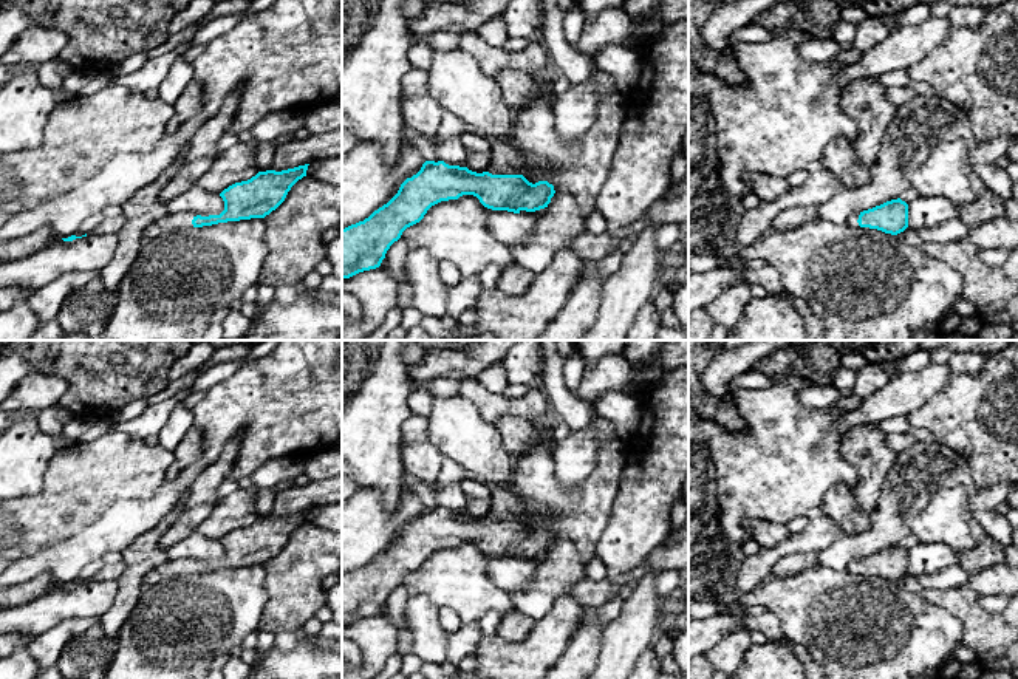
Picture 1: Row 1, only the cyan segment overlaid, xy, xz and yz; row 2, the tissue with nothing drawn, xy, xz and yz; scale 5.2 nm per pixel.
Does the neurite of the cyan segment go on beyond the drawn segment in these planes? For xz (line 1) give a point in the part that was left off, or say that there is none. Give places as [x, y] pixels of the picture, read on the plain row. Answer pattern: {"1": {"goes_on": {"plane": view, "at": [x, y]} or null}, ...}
{"1": {"goes_on": {"plane": "xz", "at": [506, 506]}}}

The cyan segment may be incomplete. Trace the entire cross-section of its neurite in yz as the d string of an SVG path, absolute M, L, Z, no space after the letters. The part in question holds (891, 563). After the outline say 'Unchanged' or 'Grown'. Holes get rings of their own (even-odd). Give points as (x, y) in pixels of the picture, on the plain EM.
M900 544L891 546L873 555L851 560L846 571L857 577L877 575L897 582L908 574L908 551Z. Grown

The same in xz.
M489 486L489 490L492 510L486 518L477 520L444 507L425 507L387 551L364 568L342 575L342 626L379 614L402 578L419 569L427 557L441 548L473 541L487 555L514 560L548 554L555 537L548 529L546 512L531 509L507 487ZM524 515L537 521L535 531L521 521Z. Grown

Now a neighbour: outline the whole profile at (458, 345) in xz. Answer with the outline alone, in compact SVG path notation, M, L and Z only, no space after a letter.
M415 340L424 348L446 348L455 351L467 351L470 346L477 345L478 340Z

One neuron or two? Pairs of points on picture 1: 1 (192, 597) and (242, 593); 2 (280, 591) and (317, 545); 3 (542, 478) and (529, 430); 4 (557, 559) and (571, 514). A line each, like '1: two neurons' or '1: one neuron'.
1: one neuron
2: one neuron
3: two neurons
4: two neurons

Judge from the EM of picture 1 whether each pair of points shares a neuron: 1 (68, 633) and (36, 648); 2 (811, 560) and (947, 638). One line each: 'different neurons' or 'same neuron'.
1: same neuron
2: different neurons

